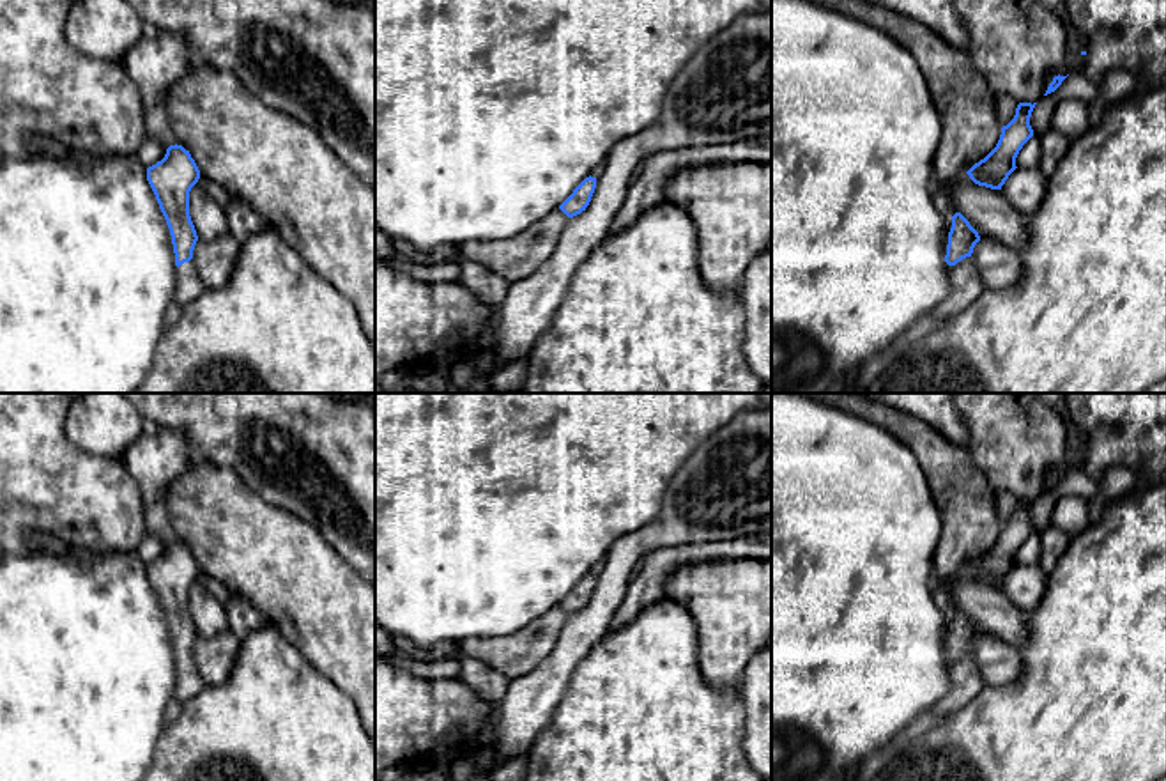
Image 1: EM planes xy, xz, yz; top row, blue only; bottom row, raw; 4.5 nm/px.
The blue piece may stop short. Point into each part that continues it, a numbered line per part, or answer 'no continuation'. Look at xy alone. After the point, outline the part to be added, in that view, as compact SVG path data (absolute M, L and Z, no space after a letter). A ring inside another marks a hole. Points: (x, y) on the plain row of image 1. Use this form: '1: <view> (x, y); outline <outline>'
1: xy (190, 682); outline M193 657L177 664L175 707L195 698L203 687L205 682L202 680Z

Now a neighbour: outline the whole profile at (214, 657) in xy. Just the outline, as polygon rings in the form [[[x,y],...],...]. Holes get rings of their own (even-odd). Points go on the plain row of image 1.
[[[225,630],[214,638],[196,638],[193,659],[205,685],[223,684],[235,666],[241,639]]]

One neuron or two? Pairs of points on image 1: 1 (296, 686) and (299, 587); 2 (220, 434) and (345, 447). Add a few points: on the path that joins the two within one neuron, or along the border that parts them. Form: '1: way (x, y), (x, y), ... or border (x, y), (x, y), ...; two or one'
1: border (268, 622), (329, 677); two
2: way (252, 422), (276, 424), (314, 447); one

